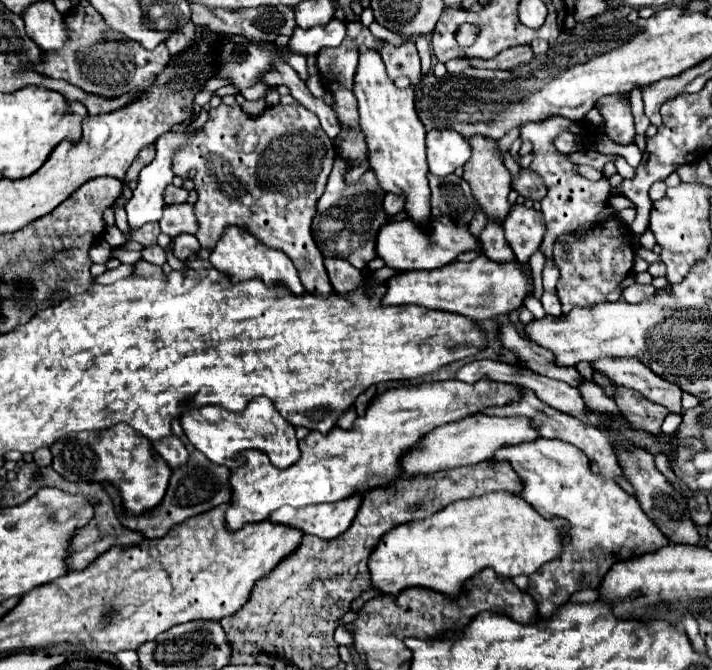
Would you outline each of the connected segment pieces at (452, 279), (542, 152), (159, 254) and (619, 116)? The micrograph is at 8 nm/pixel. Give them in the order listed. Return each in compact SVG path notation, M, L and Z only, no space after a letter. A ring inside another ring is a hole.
M483 256L475 258L473 262L451 262L437 270L413 270L395 274L385 282L387 294L381 298L383 306L391 304L417 304L433 310L445 310L463 314L471 320L485 320L497 314L507 314L519 308L533 292L533 286L521 272L521 264L513 262L511 268L505 264L493 264Z
M555 116L553 120L545 120L545 124L527 124L525 128L521 128L521 142L531 142L533 150L531 150L531 156L533 156L533 162L531 162L531 170L535 174L541 176L543 184L547 187L547 195L541 200L541 211L545 220L545 236L543 236L543 242L541 242L541 250L545 252L547 256L547 264L543 268L543 288L545 292L553 292L555 290L555 284L557 284L557 266L553 264L551 260L551 250L553 250L553 242L559 234L565 234L565 232L573 232L577 230L579 226L583 224L591 224L595 222L601 212L605 210L605 204L607 204L607 196L609 196L609 180L607 178L601 178L597 182L591 182L587 178L583 178L579 172L577 172L577 164L569 160L567 154L559 152L555 148L555 138L561 134L561 132L569 132L571 128L571 120L567 118L559 118Z
M155 244L155 246L149 246L149 248L143 248L143 260L157 264L157 266L163 266L167 262L167 252L159 244Z
M607 96L597 104L601 106L601 114L605 118L607 136L617 144L631 144L635 140L635 126L629 102L621 100L621 96Z

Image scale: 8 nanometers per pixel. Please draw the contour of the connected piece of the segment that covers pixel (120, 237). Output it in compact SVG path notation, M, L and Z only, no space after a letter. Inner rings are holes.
M111 226L111 228L107 228L107 234L105 234L105 240L113 246L113 248L117 248L117 246L121 246L121 244L125 244L127 242L127 236L119 230L119 228L115 228L115 226Z

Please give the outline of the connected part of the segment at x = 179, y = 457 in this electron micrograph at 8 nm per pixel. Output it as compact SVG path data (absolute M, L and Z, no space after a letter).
M169 436L169 440L161 440L161 444L153 444L153 448L161 454L161 458L171 470L181 468L189 462L189 452L177 436Z

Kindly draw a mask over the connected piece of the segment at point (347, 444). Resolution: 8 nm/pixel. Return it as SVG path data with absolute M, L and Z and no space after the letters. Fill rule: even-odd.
M443 380L449 384L417 384L391 388L375 396L367 408L367 414L355 420L351 430L331 428L327 434L309 432L301 442L301 458L297 464L277 470L271 468L267 456L257 450L245 450L245 464L231 470L231 506L225 512L225 526L229 530L239 530L247 522L263 522L269 512L283 504L293 508L335 502L351 496L357 488L365 484L377 486L389 482L397 474L397 460L405 454L421 436L447 422L461 420L479 412L485 406L501 406L517 400L519 388L513 384L479 380L475 384L465 384L461 380Z

